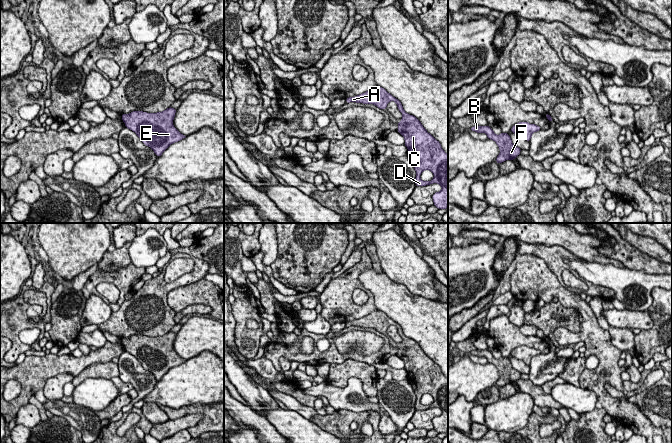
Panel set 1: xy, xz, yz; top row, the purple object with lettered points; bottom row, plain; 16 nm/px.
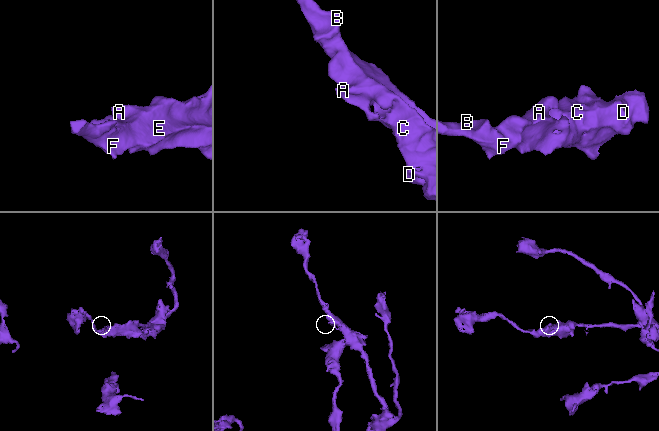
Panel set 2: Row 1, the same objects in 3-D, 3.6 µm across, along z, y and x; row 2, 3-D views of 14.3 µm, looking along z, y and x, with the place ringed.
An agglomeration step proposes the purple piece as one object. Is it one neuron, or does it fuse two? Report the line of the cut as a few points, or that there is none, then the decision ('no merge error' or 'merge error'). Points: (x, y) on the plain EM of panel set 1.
cut none; no merge error

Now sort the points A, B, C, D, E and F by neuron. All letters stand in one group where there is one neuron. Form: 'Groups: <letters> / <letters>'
Groups: A B C D E F

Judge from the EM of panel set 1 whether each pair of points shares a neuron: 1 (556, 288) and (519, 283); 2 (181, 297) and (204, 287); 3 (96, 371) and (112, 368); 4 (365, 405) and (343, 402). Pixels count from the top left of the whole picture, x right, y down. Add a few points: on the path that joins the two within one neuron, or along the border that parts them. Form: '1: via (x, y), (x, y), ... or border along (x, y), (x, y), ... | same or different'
1: via (547, 286), (542, 283), (528, 283) | same
2: via (187, 295), (198, 292) | same
3: via (100, 370), (108, 370) | same
4: via (360, 403), (348, 402) | same

